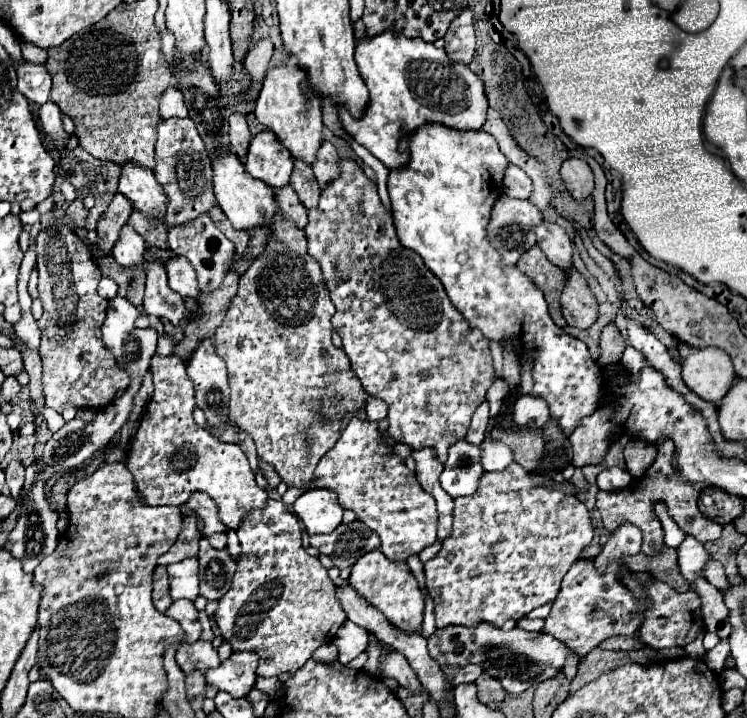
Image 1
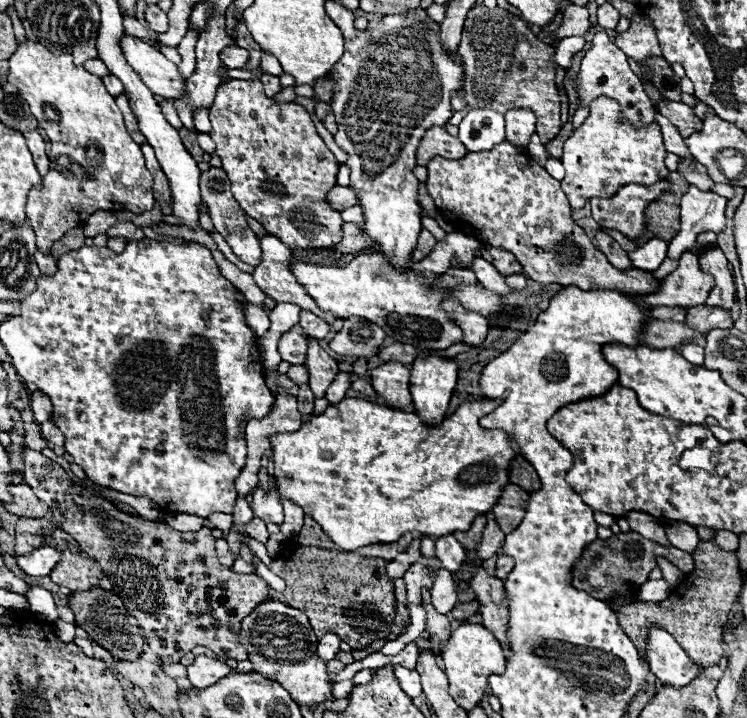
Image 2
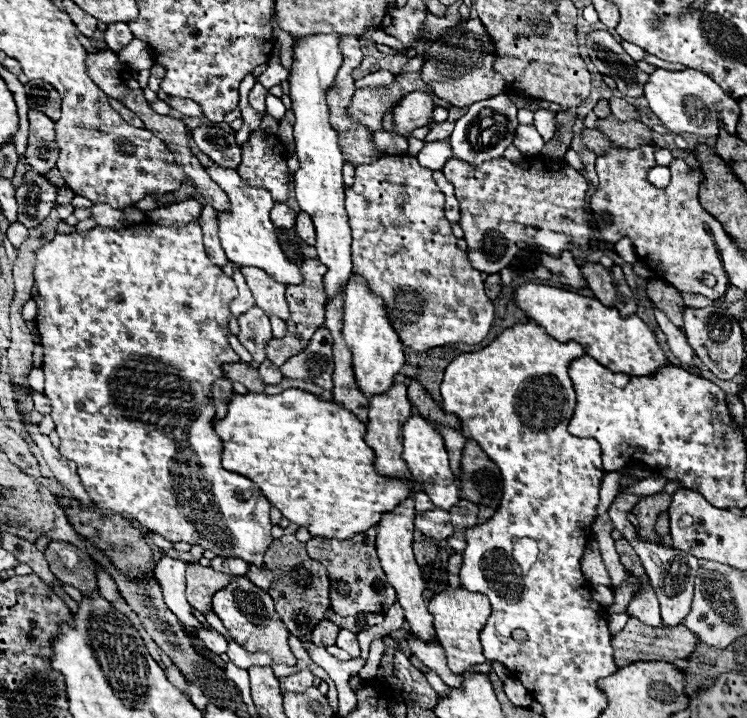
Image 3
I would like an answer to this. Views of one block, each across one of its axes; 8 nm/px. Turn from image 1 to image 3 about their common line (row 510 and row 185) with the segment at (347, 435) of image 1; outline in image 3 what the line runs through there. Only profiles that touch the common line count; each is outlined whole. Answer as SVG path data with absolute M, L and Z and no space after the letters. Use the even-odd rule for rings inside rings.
M382 156L374 164L358 166L356 176L354 176L354 186L346 190L346 212L348 212L348 220L350 220L350 228L352 228L354 272L368 280L368 286L370 286L370 290L374 294L384 298L384 304L388 308L388 318L390 318L390 322L392 322L394 330L398 332L404 346L408 346L408 348L412 348L416 352L426 352L426 350L432 350L432 348L438 348L438 346L458 344L458 342L480 344L488 336L492 320L494 320L494 304L484 294L484 280L482 280L480 272L476 268L472 268L472 264L468 260L468 254L456 246L458 238L452 234L452 224L444 218L444 194L436 186L436 182L432 180L432 172L428 168L422 168L418 164L418 160L412 158L412 156Z

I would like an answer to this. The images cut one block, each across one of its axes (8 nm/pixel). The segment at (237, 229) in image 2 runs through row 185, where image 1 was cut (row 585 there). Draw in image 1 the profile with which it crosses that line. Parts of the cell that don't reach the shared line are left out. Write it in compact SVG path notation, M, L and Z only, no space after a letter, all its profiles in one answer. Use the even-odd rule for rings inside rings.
M200 542L198 550L200 562L200 594L206 600L220 600L226 590L230 590L236 562L230 556L228 548L216 550L208 542Z

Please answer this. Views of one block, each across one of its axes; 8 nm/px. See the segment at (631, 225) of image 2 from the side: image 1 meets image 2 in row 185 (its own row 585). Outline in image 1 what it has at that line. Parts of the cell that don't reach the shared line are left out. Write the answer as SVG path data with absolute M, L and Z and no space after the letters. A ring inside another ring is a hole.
M656 580L654 586L650 586L648 596L652 598L652 606L650 606L650 610L644 612L646 624L642 624L642 628L640 628L638 636L636 636L646 646L656 648L656 650L672 648L672 646L686 646L704 628L702 614L700 614L700 598L692 590L680 594L674 588L666 586L664 582Z

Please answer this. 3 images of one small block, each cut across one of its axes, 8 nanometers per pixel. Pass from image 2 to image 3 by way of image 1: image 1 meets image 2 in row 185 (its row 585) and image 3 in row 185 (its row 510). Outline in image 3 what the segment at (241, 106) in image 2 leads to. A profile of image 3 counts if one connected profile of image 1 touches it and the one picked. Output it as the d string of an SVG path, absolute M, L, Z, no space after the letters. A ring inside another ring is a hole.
M256 130L242 144L242 164L236 168L242 180L256 188L266 188L276 204L290 196L290 170L286 166L286 148L278 136Z

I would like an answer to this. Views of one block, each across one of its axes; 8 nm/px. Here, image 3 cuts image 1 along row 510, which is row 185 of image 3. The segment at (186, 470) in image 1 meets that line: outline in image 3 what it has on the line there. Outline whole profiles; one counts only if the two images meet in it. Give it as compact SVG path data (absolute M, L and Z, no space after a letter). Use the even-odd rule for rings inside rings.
M212 166L206 168L212 180L228 194L232 210L230 212L218 212L218 234L222 240L222 248L226 250L226 256L230 262L238 266L252 266L264 270L272 280L282 282L282 284L302 284L302 272L298 266L290 264L288 258L284 260L284 252L280 248L278 236L276 236L276 226L270 220L270 210L274 206L272 196L262 190L262 188L252 188L248 186L236 170L230 168L220 168Z

